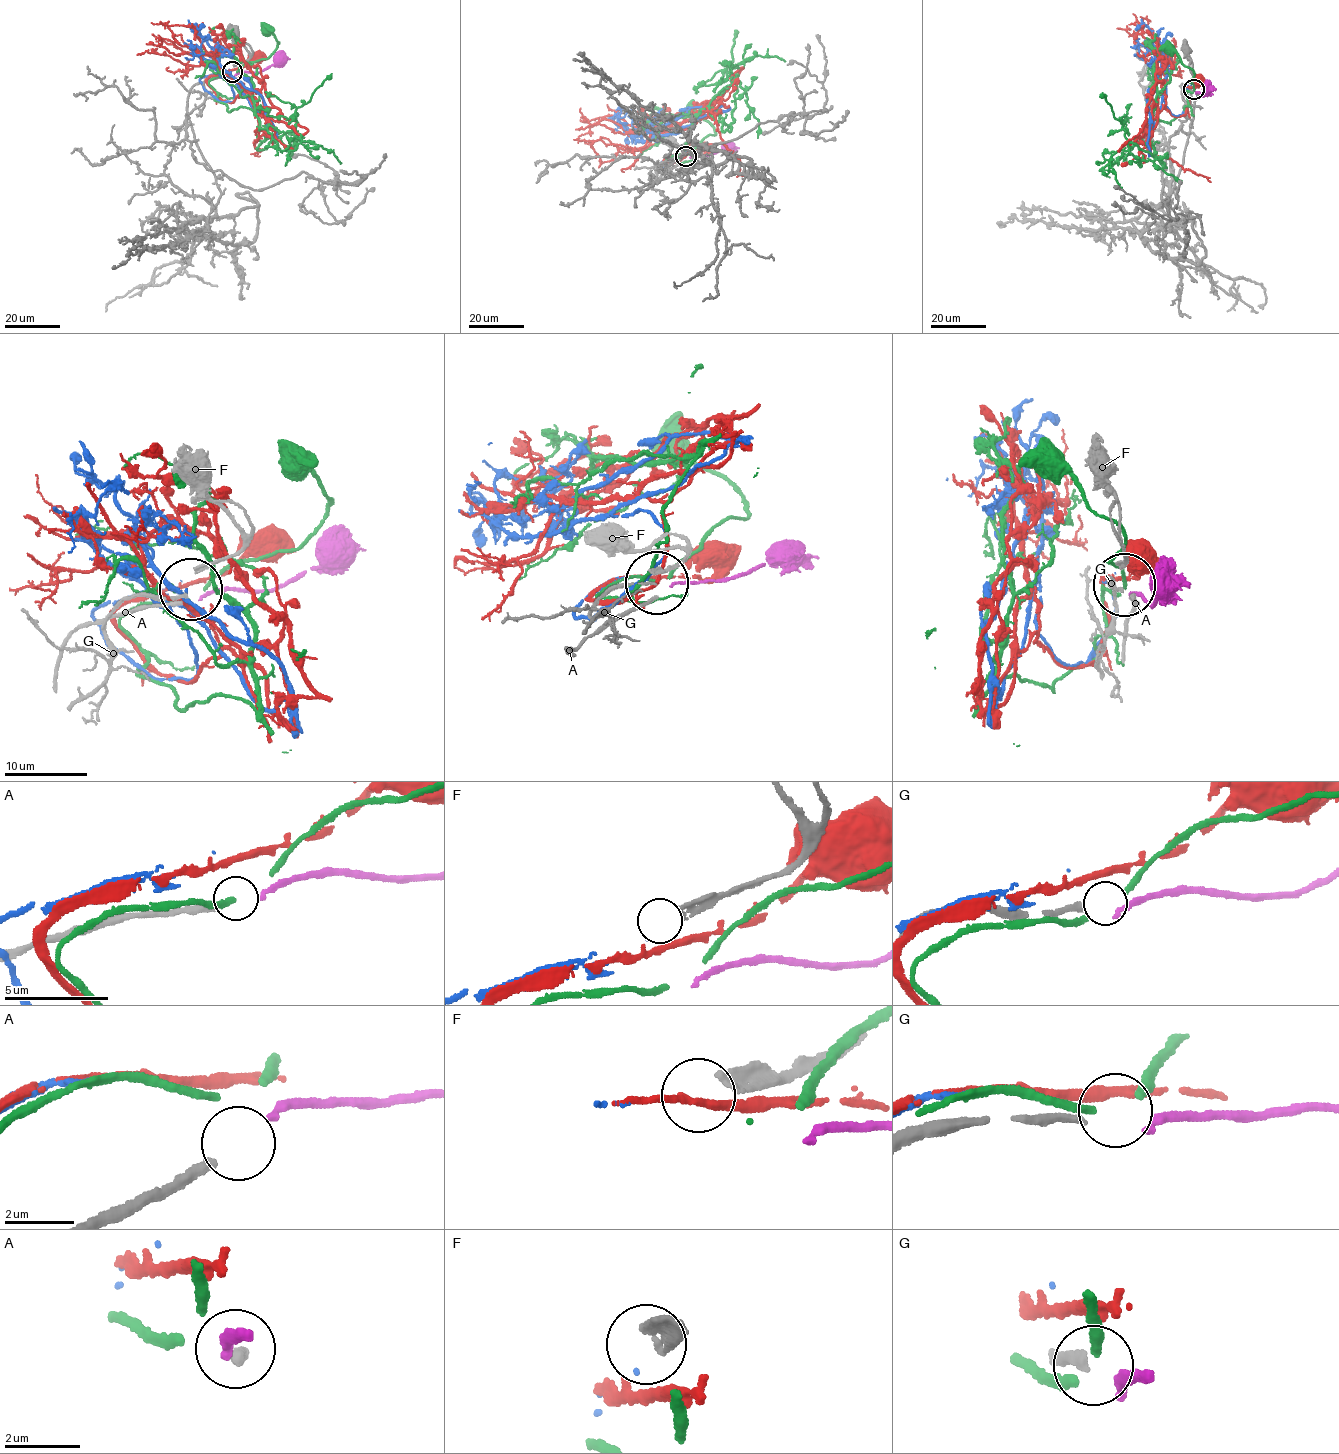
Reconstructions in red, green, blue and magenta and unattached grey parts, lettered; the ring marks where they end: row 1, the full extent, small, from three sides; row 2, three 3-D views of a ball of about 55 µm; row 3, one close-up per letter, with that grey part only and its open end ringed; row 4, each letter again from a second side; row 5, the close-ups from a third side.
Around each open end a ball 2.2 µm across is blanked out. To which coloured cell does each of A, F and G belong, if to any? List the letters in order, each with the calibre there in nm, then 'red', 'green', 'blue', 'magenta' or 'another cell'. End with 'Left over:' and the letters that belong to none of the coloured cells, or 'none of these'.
A: 320 nm | another cell
F: 320 nm | blue
G: 220 nm | magenta
Left over: A

